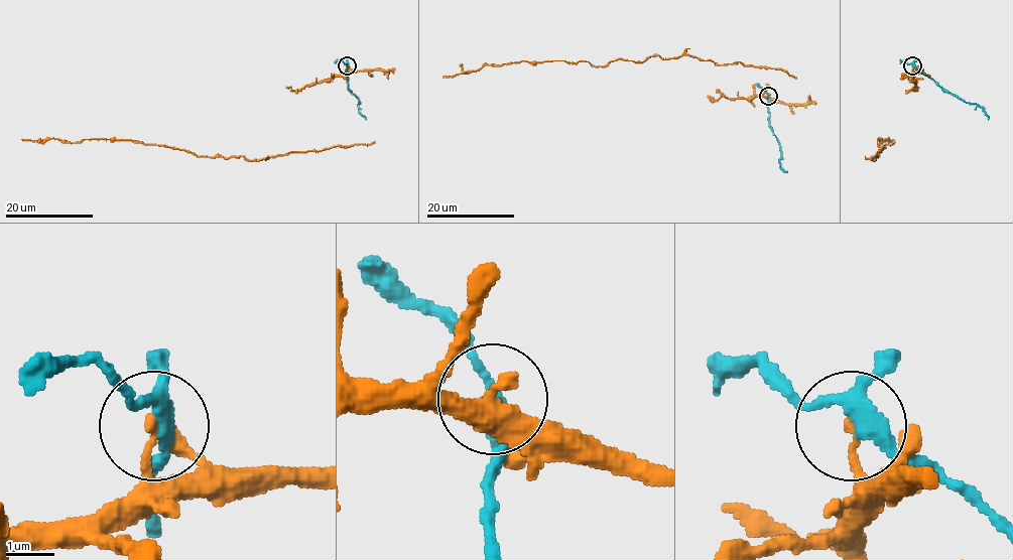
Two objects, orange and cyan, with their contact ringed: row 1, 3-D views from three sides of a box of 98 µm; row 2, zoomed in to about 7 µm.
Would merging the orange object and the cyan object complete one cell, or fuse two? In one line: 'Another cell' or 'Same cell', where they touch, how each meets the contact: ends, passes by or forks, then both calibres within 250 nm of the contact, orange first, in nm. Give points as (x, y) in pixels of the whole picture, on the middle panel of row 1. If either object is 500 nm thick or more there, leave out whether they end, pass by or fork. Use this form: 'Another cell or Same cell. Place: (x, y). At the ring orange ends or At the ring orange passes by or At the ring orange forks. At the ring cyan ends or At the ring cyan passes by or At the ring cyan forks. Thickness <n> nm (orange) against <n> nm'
Another cell. Place: (768, 96). At the ring orange ends. At the ring cyan forks. Thickness 160 nm (orange) against 280 nm

